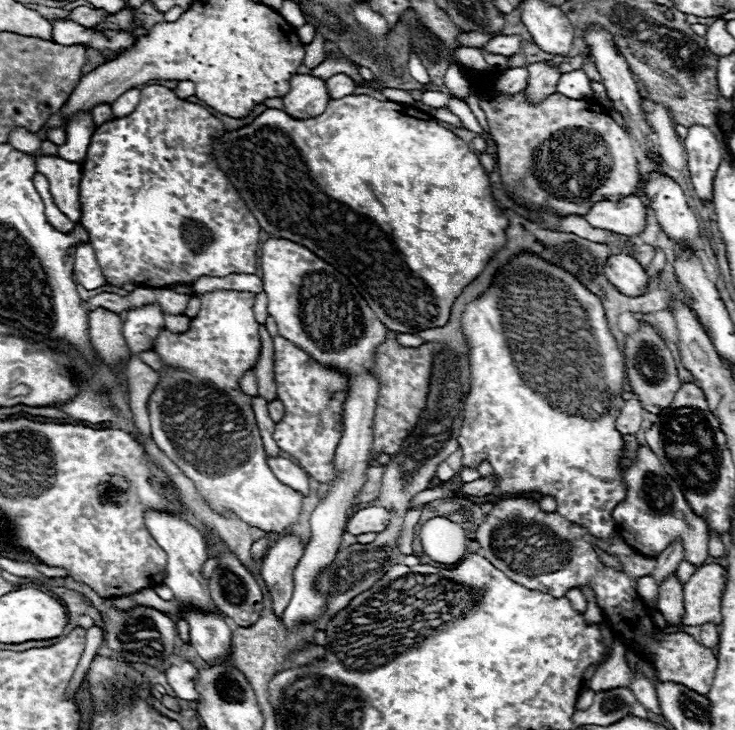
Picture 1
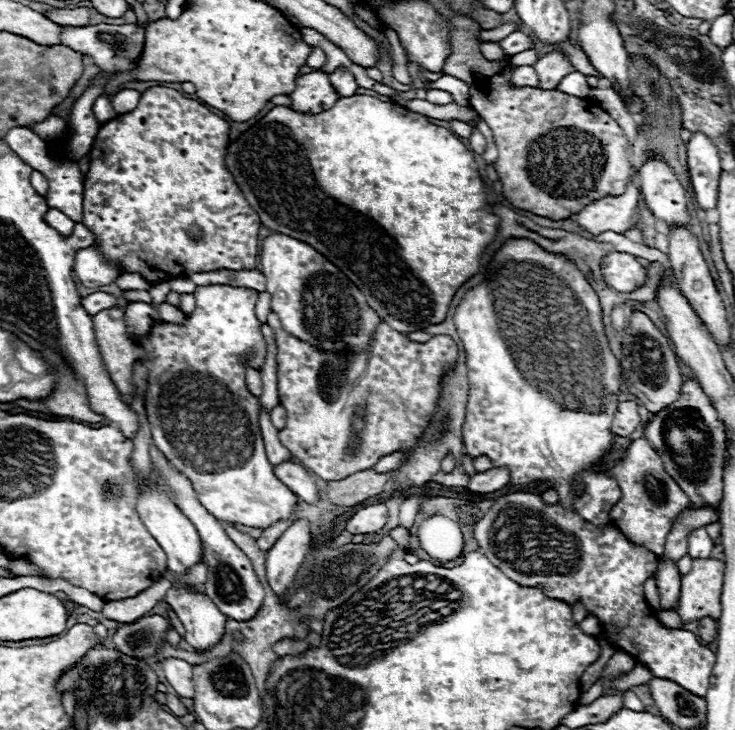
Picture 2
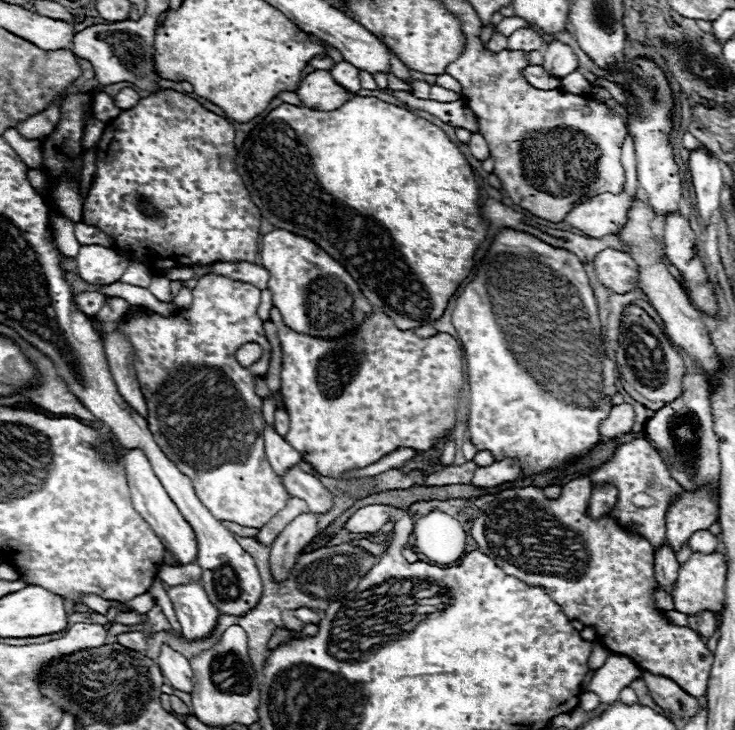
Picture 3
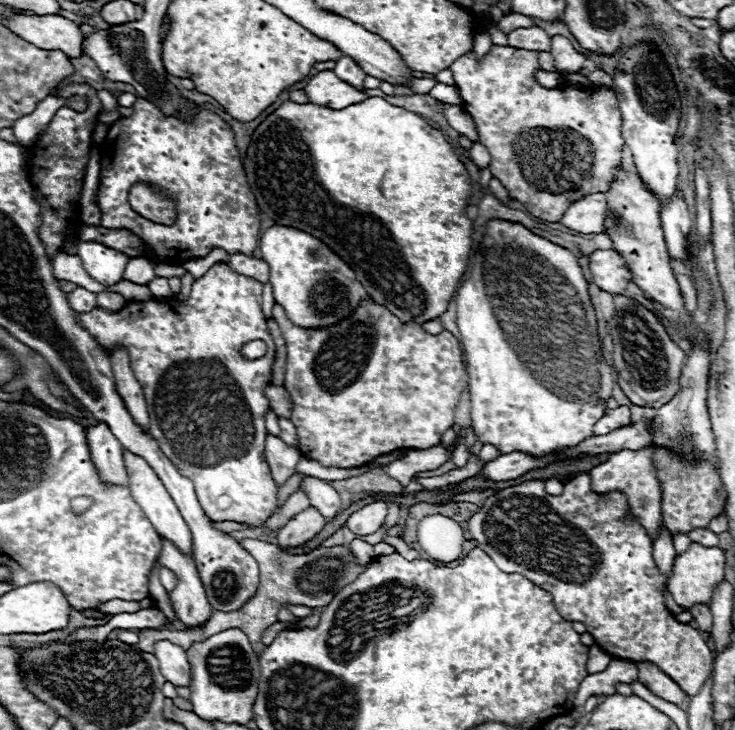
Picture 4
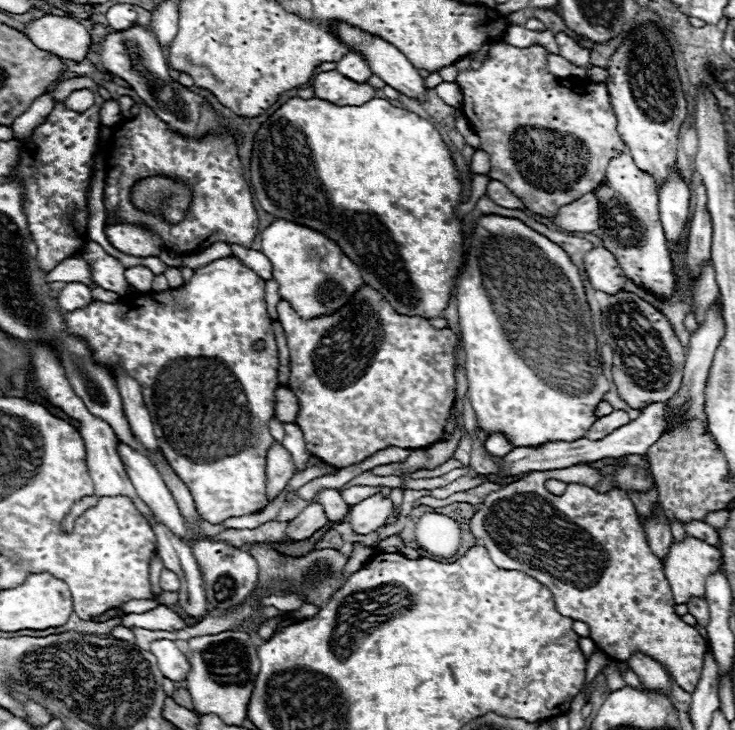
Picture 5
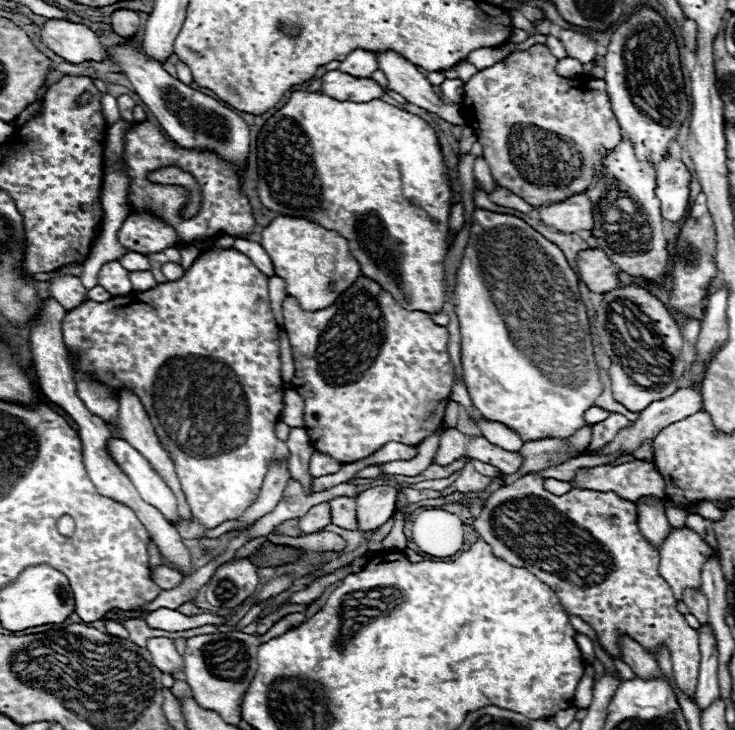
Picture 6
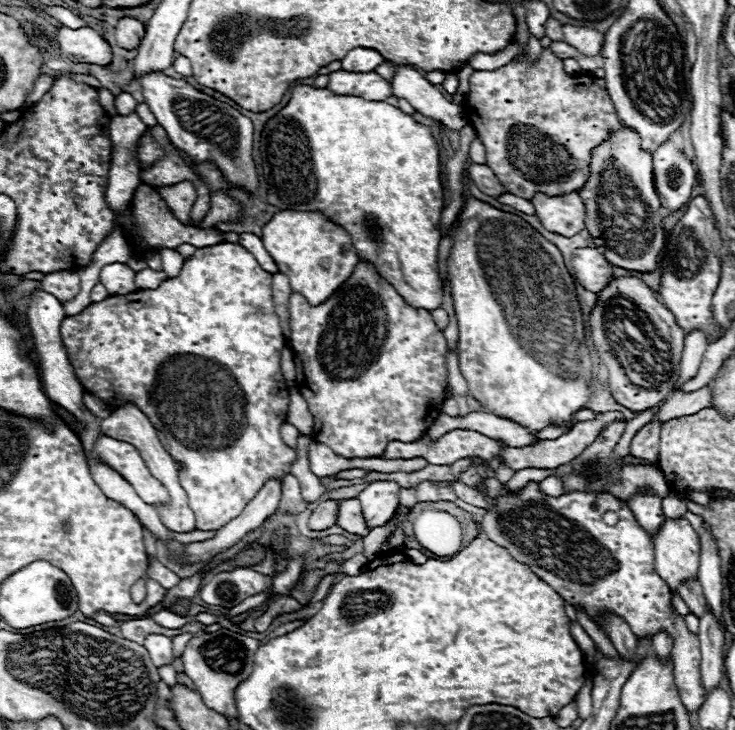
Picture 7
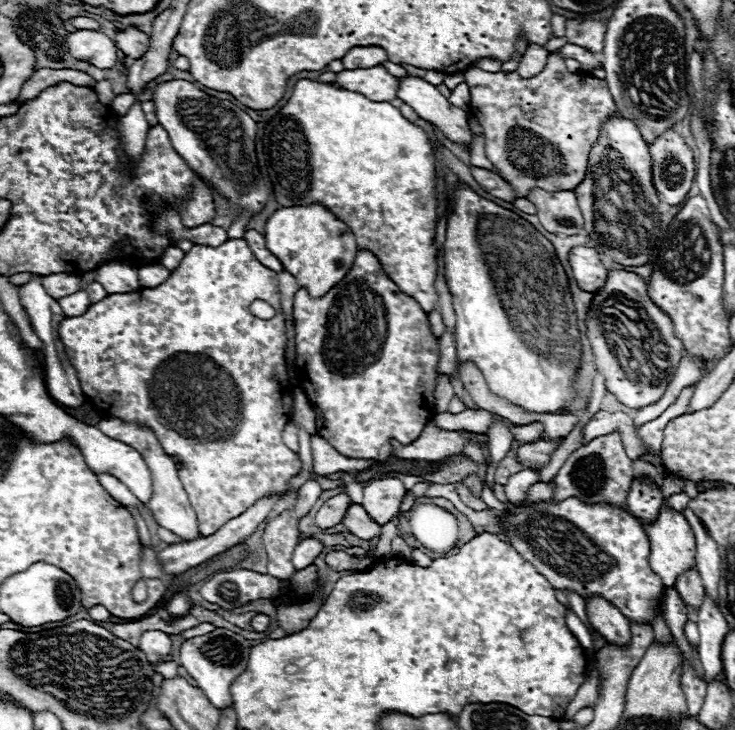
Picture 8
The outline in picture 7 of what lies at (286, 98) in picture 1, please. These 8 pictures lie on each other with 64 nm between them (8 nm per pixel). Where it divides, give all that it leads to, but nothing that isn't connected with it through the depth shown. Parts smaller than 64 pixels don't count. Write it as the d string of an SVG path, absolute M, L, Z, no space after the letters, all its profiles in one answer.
M338 70L328 74L328 90L334 90L334 94L354 94L366 100L386 100L392 96L390 82L382 80L376 72L346 72Z

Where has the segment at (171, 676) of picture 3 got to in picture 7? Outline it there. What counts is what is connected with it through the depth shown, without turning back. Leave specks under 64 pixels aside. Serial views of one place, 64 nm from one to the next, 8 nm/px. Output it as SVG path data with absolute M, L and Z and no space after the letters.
M150 634L150 636L146 636L142 646L146 646L146 650L150 654L150 660L158 668L166 666L166 664L172 664L176 660L176 656L172 652L172 638L168 638L168 636Z

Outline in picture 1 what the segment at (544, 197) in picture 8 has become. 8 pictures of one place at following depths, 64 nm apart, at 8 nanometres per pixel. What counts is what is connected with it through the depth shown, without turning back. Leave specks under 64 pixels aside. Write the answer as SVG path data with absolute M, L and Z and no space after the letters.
M630 194L618 202L602 200L594 204L584 218L594 228L622 236L636 236L646 226L646 204L638 198L638 194Z

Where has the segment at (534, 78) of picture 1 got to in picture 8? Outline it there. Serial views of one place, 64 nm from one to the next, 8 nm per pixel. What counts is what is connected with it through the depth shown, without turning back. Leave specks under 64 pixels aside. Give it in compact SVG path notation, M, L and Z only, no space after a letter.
M568 20L566 22L566 40L576 46L586 46L586 50L594 50L594 54L604 48L606 24L596 20Z

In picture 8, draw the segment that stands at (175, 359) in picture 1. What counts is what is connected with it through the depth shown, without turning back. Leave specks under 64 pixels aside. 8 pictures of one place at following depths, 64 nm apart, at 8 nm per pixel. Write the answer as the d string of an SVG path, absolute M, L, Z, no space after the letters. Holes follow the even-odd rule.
M226 240L224 244L212 248L212 246L194 246L180 262L178 270L170 274L170 278L154 288L154 290L138 290L130 294L112 294L106 296L102 302L90 304L90 308L82 316L64 318L58 328L58 336L62 344L66 346L66 354L70 356L70 364L74 366L80 386L86 394L86 398L94 404L98 414L102 418L124 418L130 422L146 422L156 438L160 440L166 454L170 454L178 462L178 476L180 482L190 498L190 504L194 506L194 512L198 514L198 530L202 536L210 536L216 530L220 530L230 518L240 516L248 506L252 506L258 498L262 498L268 492L284 494L288 480L300 472L300 456L292 452L282 442L282 430L290 422L292 416L292 382L286 374L286 326L284 316L280 314L280 294L278 294L278 280L276 272L262 266L248 244L244 240ZM254 300L268 302L278 314L270 320L262 320L250 312L250 304Z

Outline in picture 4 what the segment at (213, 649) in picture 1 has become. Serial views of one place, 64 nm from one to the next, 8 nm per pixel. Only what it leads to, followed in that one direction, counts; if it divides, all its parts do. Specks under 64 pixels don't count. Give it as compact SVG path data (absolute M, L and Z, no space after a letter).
M162 538L162 552L158 562L178 574L178 586L170 592L172 608L184 628L198 628L210 620L214 608L210 606L204 584L198 576L194 560L182 556L180 550Z

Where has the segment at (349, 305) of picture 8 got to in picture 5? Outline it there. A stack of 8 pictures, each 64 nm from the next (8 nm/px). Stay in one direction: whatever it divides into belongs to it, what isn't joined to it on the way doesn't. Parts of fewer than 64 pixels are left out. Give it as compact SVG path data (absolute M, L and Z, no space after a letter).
M366 284L352 302L338 312L314 320L300 320L288 302L278 302L278 322L284 328L290 350L288 388L300 402L294 424L302 430L306 450L322 462L342 468L362 462L386 446L426 448L440 442L450 408L456 402L458 336L444 328L434 330L430 320L402 316Z

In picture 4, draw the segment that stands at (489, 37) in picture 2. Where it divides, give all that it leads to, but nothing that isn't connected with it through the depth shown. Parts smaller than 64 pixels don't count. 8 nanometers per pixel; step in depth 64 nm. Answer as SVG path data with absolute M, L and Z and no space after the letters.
M508 14L498 22L498 26L504 34L510 34L510 30L516 30L516 28L522 28L522 26L532 26L532 24L534 24L534 20L522 16L522 14Z

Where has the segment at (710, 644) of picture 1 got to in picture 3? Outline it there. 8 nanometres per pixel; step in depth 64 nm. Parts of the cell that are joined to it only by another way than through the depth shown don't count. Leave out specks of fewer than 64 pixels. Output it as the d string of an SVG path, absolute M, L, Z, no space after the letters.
M702 612L696 616L698 620L698 634L704 638L710 638L718 630L718 616L712 612Z

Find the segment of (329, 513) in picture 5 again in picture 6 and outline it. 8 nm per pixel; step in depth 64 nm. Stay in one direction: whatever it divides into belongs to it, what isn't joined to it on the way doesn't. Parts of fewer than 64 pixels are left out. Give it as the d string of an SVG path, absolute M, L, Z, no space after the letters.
M336 496L328 500L328 504L332 514L332 524L348 530L356 530L356 500L346 496Z

